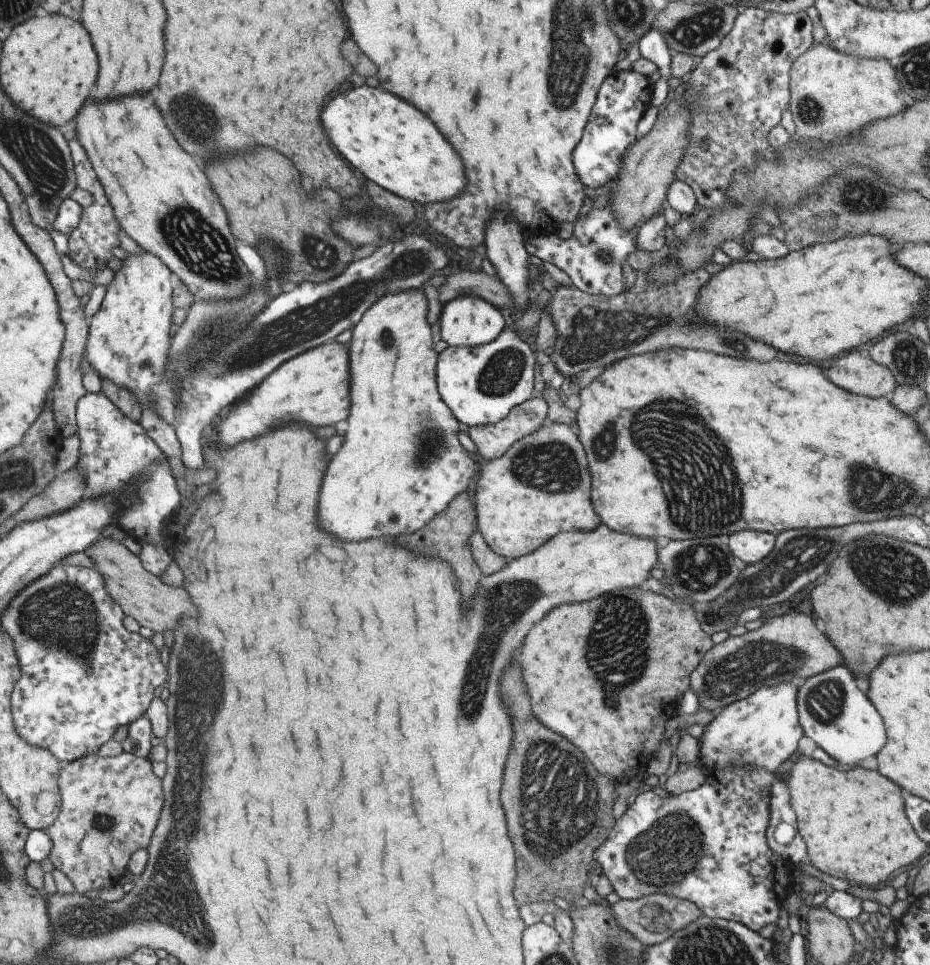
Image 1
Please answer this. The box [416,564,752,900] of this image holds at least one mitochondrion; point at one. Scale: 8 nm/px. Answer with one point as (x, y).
(553, 789)

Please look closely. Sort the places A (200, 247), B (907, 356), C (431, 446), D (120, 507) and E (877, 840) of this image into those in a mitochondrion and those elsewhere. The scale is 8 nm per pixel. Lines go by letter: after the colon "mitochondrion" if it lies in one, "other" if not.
A: mitochondrion
B: mitochondrion
C: mitochondrion
D: other
E: other

